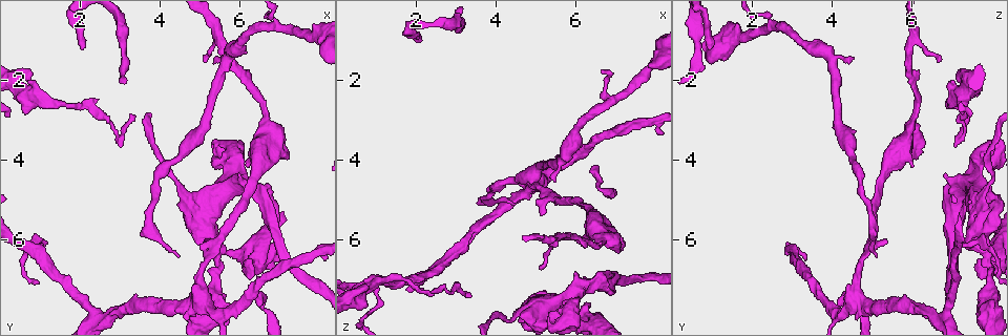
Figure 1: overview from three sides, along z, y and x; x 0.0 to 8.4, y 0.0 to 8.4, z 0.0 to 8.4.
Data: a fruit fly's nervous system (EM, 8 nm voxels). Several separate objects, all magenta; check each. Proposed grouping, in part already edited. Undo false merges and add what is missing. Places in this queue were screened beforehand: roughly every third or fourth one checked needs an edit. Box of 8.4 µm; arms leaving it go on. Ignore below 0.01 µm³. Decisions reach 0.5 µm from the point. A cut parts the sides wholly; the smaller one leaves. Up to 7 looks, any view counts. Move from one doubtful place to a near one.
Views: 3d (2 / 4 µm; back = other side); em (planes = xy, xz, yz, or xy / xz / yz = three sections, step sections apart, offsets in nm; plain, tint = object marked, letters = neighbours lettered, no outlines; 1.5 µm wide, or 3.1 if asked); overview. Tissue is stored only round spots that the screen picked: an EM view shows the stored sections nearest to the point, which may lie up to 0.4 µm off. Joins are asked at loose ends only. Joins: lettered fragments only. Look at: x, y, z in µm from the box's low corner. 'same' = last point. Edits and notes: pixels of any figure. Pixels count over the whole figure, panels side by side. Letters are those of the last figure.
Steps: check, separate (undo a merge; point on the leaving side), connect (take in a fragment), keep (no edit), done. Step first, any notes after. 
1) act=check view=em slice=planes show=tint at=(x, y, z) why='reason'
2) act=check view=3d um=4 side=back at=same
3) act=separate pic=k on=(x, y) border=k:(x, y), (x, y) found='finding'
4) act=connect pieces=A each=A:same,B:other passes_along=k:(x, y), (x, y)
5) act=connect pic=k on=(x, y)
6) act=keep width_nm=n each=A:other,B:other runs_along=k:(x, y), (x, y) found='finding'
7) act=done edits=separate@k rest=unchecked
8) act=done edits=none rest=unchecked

act=check view=em slice=yz step=8 show=tint at=(5.20, 6.00, 5.35) why='thin end'

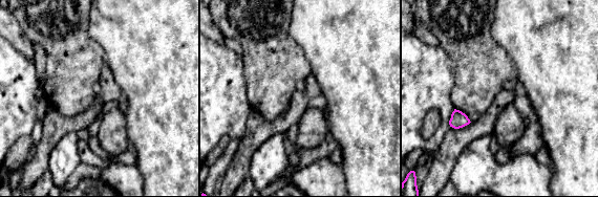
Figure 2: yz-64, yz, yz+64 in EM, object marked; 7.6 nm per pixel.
act=check view=em slice=planes show=tint at=same

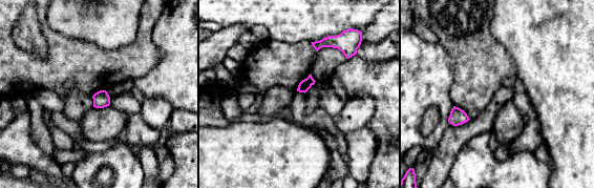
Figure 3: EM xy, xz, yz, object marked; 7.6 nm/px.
act=check view=em slice=planes show=letters at=same why='see the neighbours'

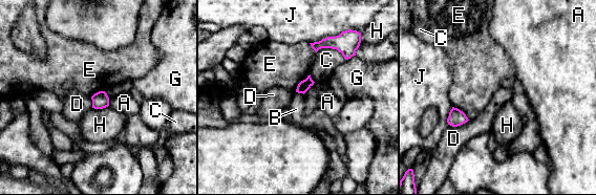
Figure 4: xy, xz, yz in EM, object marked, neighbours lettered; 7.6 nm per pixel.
act=keep width_nm=90 each=A:other,B:other,C:other,D:other,E:other,G:other,H:other,J:other border=4:(296, 91), (303, 94) found='no lettered fragment goes on from it'

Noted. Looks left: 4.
act=check view=em slice=planes show=letters at=(2.00, 1.20, 0.85) why='an open end'

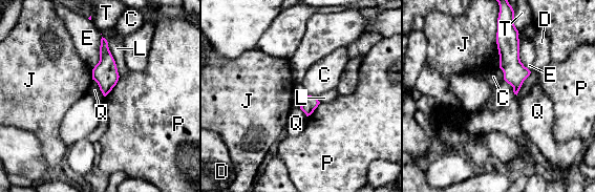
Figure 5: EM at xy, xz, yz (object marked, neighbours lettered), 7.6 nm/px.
act=keep each=C:other,D:other,E:other,J:other,L:other,P:other,Q:other,T:other runs_along=5:(500, 29), (507, 38), (515, 89) found='none of them fits'

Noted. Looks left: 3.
act=check view=em slice=planes show=letters at=(0.70, 1.80, 7.10) why='free end'

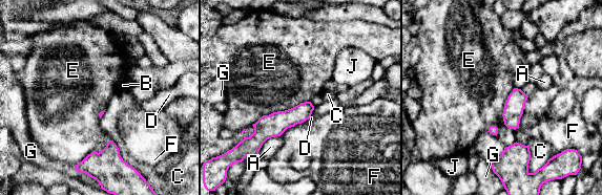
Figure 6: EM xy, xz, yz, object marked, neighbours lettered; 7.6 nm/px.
act=keep each=A:other,B:other,C:other,D:other,E:other,F:other,G:other,J:other border=6:(310, 101), (263, 114), (251, 125) found='none of them fits'

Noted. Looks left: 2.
act=done edits=none rest=unchecked

